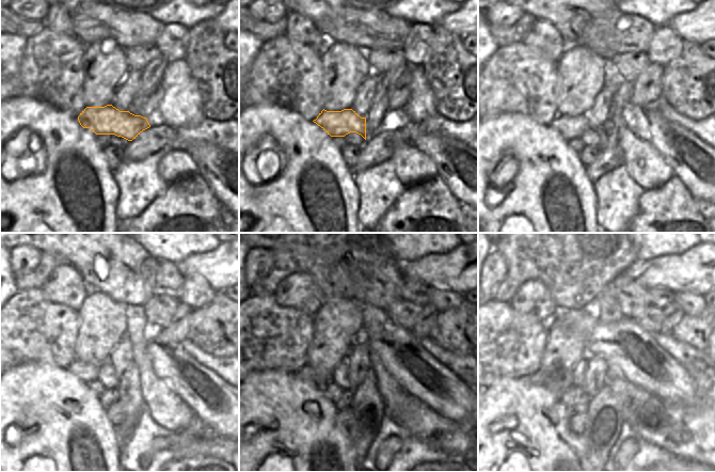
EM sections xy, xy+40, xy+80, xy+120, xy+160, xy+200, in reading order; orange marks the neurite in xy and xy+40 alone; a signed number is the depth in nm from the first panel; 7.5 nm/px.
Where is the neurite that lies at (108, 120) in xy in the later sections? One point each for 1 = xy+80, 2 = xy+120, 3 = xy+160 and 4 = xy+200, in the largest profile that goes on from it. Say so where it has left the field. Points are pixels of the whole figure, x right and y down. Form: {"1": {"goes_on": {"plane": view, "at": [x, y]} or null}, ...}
{"1": {"goes_on": {"plane": "xy+80", "at": [570, 127]}}, "2": {"goes_on": {"plane": "xy+120", "at": [86, 372]}}, "3": {"goes_on": {"plane": "xy+160", "at": [305, 373]}}, "4": {"goes_on": {"plane": "xy+200", "at": [537, 378]}}}

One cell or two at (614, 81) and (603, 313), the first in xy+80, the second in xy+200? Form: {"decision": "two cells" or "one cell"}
{"decision": "one cell"}

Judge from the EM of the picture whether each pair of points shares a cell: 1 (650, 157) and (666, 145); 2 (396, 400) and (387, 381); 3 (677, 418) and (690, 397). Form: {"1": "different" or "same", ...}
{"1": "different", "2": "same", "3": "different"}

